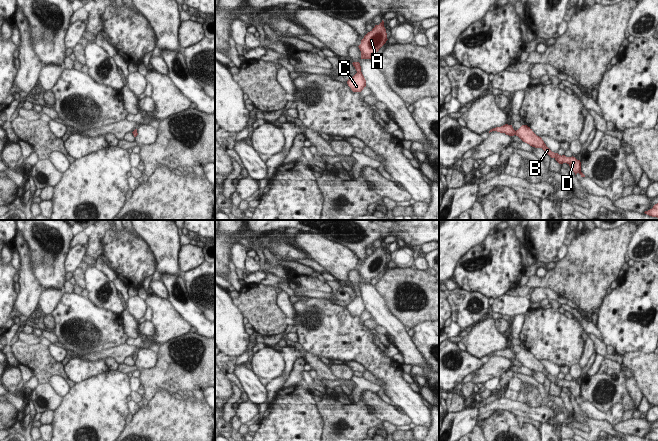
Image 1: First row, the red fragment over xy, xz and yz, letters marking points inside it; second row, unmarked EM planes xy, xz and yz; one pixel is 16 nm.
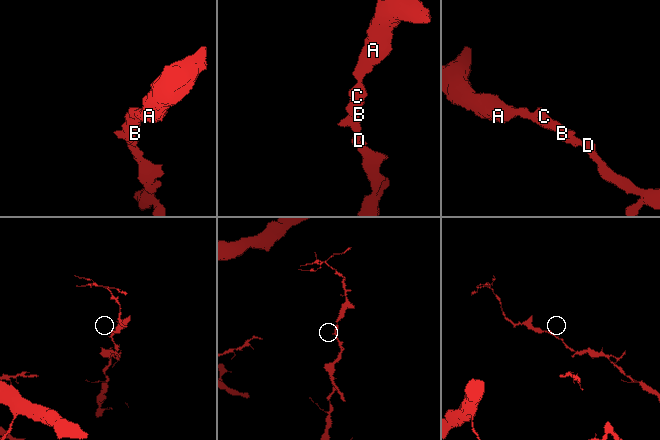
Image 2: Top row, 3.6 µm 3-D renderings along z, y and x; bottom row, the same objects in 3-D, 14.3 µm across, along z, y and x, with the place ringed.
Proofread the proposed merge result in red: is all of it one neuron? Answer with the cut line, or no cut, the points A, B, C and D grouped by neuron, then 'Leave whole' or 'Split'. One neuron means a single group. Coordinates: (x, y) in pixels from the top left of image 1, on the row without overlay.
No split. Groups: A B C D. Leave whole

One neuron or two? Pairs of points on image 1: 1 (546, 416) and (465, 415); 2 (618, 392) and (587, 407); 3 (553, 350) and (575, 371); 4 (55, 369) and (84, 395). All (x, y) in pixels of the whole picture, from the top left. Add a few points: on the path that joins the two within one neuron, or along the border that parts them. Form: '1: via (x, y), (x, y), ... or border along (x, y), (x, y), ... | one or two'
1: via (526, 411), (513, 406), (494, 406), (485, 412) | one
2: border along (585, 399), (603, 411), (607, 411), (616, 403) | two
3: border along (577, 363), (570, 367) | two
4: border along (76, 384), (71, 388) | two

